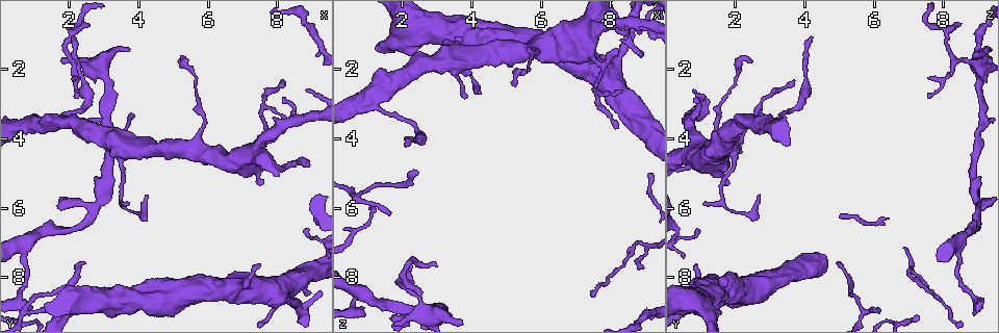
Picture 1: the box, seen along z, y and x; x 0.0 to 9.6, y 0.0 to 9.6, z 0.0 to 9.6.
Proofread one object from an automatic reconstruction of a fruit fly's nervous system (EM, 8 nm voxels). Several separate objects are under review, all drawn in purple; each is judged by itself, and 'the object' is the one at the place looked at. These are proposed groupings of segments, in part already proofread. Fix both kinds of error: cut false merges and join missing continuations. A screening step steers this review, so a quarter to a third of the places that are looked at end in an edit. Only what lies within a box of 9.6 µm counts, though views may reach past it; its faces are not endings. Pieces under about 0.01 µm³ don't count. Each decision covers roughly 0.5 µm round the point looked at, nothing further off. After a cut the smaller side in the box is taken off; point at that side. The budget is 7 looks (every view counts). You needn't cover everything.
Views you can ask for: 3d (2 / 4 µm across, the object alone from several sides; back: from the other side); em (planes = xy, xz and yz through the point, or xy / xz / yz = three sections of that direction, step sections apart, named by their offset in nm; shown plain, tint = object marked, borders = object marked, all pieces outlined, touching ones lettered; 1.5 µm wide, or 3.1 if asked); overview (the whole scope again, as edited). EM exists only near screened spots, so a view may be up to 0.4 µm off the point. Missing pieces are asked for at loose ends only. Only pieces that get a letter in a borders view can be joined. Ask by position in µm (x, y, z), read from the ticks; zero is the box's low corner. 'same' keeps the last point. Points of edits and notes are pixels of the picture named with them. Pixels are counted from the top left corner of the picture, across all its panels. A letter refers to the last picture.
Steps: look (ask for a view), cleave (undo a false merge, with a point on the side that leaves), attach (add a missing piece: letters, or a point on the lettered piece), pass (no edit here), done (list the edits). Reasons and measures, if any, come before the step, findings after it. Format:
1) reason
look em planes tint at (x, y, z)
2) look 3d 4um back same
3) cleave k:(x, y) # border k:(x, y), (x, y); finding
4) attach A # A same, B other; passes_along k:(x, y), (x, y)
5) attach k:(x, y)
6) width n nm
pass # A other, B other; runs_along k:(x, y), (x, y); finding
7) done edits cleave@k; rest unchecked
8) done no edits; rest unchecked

look 3d 4um at (7.40, 4.30, 1.05)

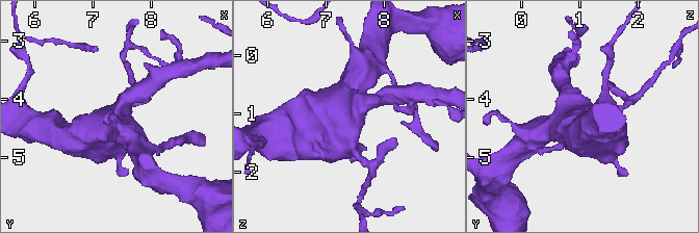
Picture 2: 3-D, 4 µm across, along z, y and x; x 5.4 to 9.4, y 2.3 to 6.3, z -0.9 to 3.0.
now the EM
look em xy step 4 borders same

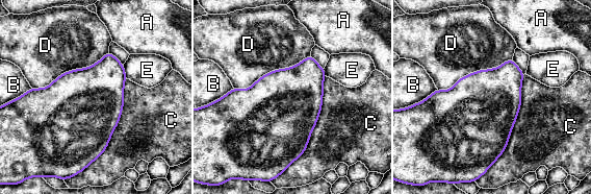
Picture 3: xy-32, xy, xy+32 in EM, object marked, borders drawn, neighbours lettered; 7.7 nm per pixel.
look em planes borders same

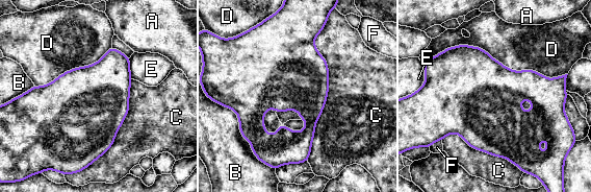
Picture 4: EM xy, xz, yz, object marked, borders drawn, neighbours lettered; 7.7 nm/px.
width 600 nm
pass # A other, B other, C other, D other, E other, F other; border 4:(424, 63), (469, 45), (555, 78); all the same neuron

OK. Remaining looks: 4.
thin end
look em planes borders at (8.75, 6.55, 0.95)

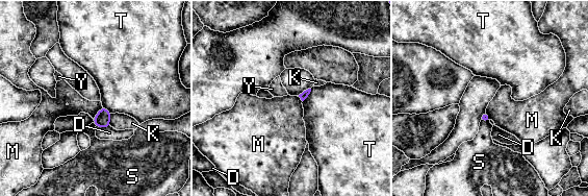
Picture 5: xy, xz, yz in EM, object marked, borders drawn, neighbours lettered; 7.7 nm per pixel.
width 60 nm
pass # D other, K other, M other, S other, T other, Y other; border 5:(102, 106), (93, 119); no lettered piece goes on from it

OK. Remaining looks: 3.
look em planes tint at (8.15, 2.30, 3.70)

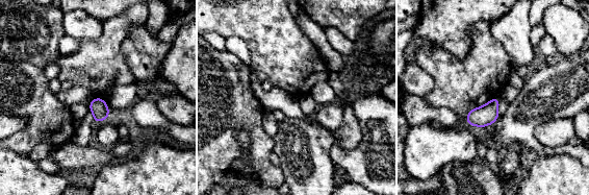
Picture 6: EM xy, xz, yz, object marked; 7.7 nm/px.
what lies round it
look em planes borders same

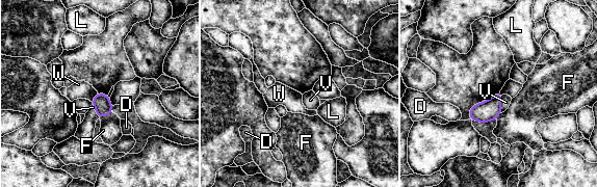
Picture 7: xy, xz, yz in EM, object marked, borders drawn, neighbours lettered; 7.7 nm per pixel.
longest_contact V 140 nm
pass # D other, F other, L other, V other, W other; border 7:(98, 94), (91, 101); none of them fits

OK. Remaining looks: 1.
done no edits; rest unchecked

